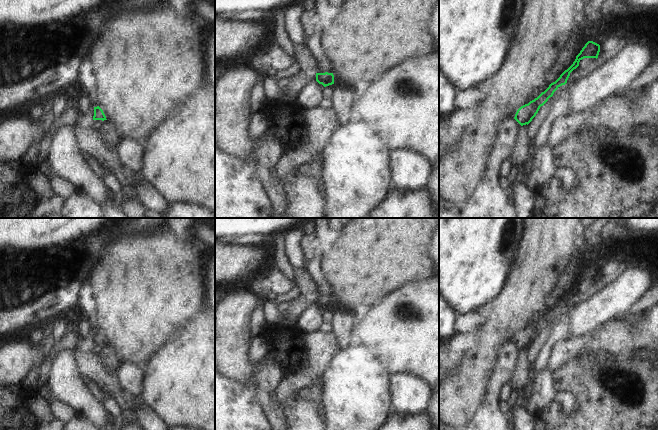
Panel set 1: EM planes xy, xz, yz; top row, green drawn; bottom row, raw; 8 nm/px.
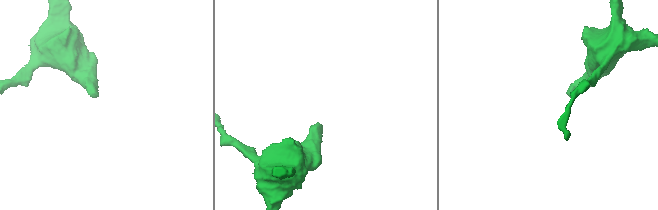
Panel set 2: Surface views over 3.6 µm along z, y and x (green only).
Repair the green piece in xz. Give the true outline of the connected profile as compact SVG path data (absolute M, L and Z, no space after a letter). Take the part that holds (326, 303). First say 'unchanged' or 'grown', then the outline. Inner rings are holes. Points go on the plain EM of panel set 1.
unchanged; M316 297L316 305L324 311L334 308L333 297Z

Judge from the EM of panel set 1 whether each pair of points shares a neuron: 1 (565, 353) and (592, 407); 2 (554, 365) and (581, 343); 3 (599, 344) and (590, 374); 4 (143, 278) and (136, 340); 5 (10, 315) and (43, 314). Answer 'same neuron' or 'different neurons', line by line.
1: different neurons
2: same neuron
3: different neurons
4: same neuron
5: same neuron

